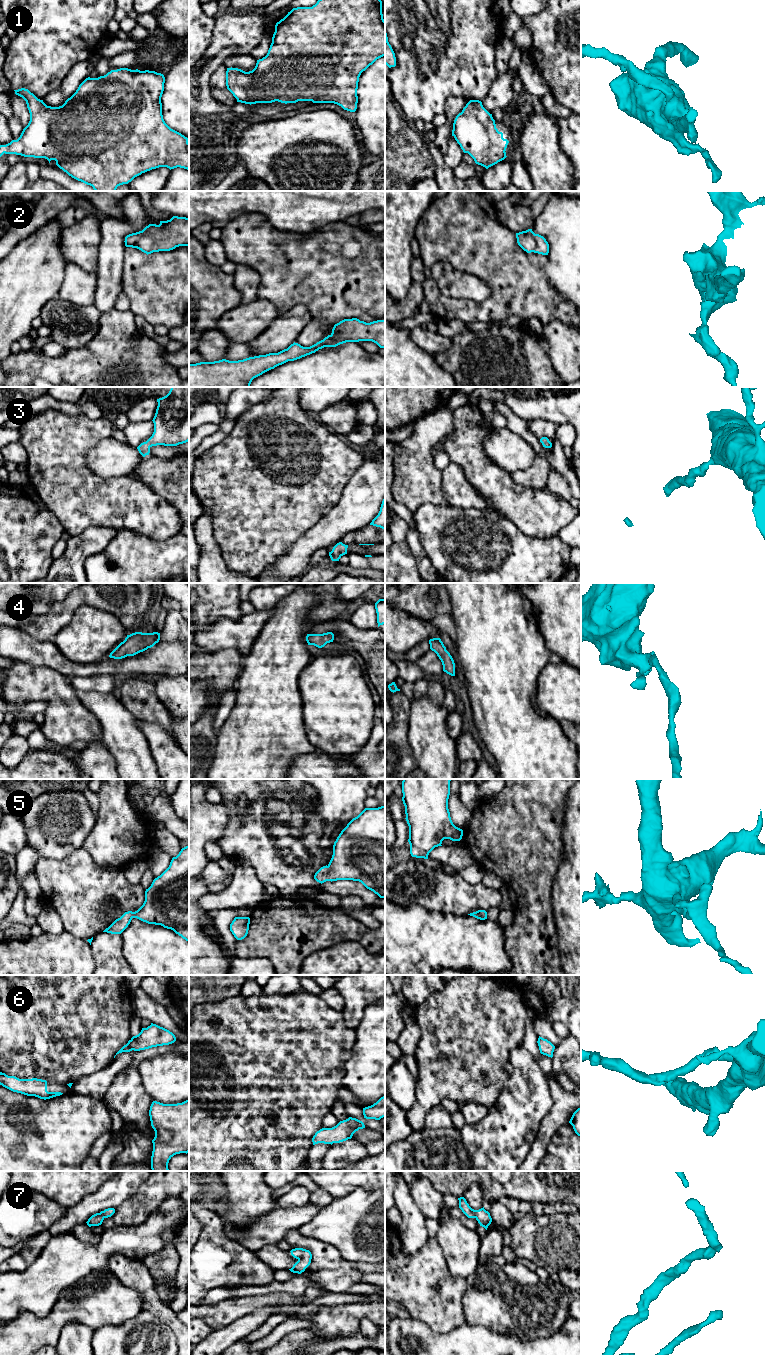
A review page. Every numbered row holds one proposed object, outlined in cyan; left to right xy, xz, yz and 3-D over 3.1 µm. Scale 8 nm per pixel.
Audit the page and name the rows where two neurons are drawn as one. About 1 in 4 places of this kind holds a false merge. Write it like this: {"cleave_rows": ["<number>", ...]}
{"cleave_rows": []}

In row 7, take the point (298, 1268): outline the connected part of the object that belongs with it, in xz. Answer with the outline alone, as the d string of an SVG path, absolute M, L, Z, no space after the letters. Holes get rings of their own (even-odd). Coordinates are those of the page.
M295 1248L292 1249L290 1252L291 1255L298 1261L289 1270L293 1273L301 1274L310 1265L312 1254L309 1250L303 1248Z

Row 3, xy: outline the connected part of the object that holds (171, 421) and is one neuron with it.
M171 387L169 393L157 399L157 402L158 406L152 420L154 432L146 442L137 447L143 457L149 455L152 446L177 446L189 441L189 387Z

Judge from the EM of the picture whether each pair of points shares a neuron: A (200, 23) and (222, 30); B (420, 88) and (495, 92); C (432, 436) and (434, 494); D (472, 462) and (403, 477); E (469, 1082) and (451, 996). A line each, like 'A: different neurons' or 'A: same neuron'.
A: different neurons
B: different neurons
C: same neuron
D: different neurons
E: same neuron

